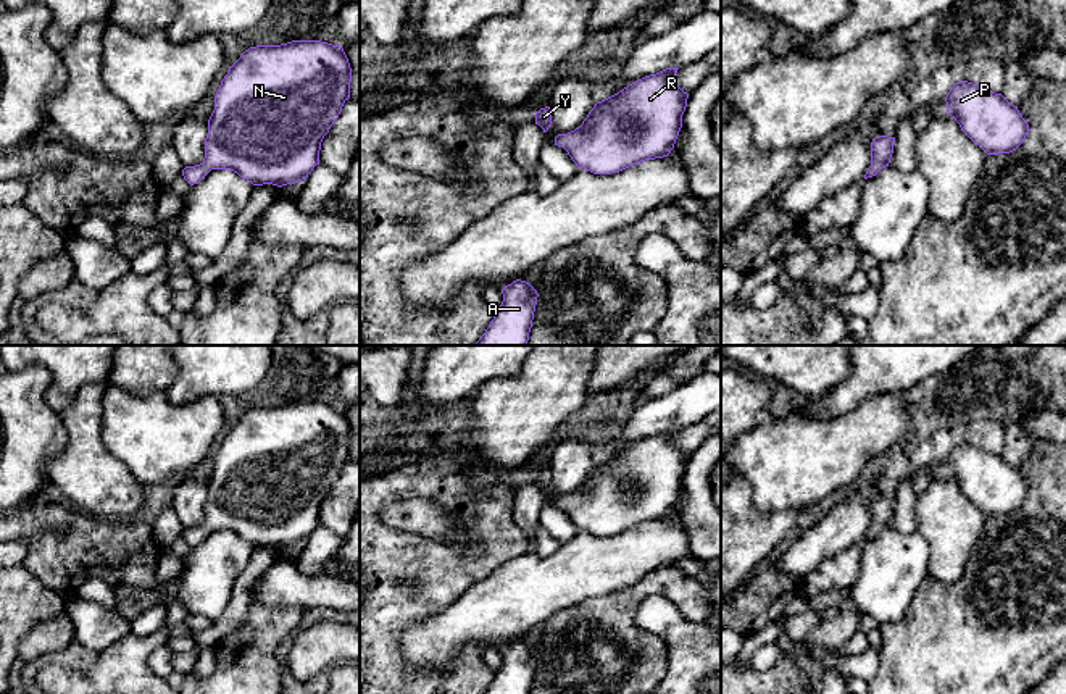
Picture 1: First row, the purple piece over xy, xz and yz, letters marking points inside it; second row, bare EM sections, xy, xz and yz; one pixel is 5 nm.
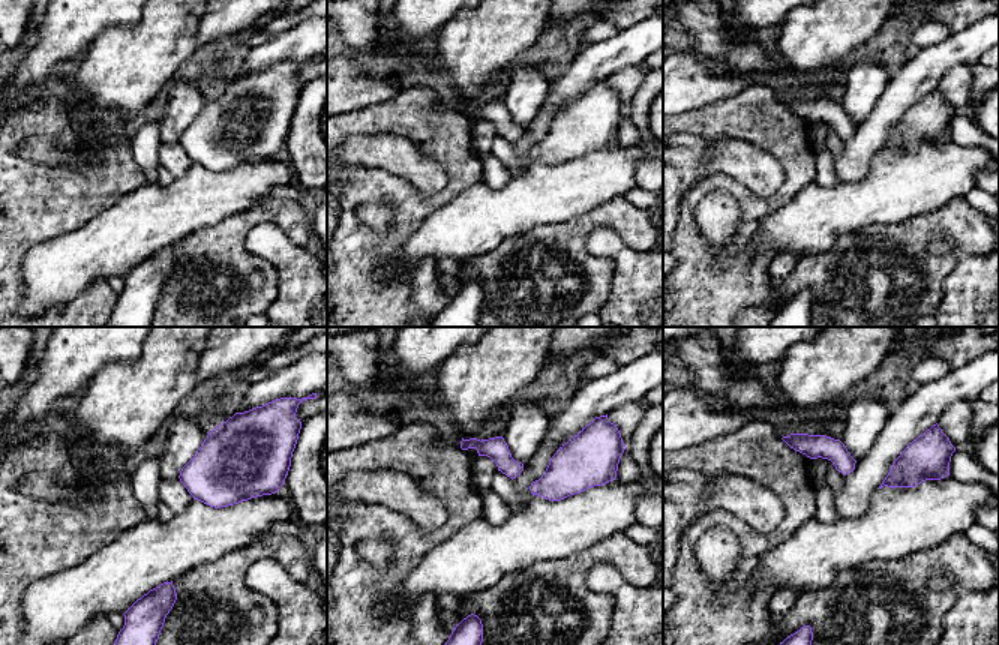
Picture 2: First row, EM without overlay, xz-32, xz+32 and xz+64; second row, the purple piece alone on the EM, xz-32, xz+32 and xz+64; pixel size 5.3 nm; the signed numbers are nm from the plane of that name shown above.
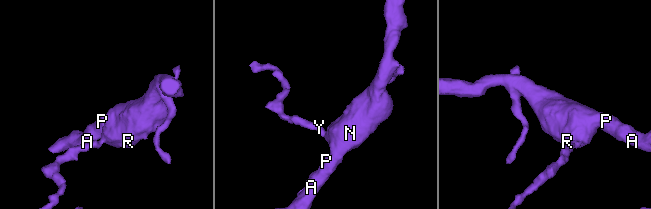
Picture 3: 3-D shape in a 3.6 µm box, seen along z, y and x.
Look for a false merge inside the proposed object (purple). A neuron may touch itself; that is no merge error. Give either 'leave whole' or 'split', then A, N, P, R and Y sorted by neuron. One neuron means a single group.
leave whole; groups A N P R Y

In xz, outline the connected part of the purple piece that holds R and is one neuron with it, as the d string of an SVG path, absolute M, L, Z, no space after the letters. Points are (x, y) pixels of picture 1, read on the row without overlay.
M666 429L645 437L597 463L579 489L555 499L555 507L563 508L577 529L593 536L619 534L640 523L668 518L682 489L689 460L689 455L674 442L677 431Z

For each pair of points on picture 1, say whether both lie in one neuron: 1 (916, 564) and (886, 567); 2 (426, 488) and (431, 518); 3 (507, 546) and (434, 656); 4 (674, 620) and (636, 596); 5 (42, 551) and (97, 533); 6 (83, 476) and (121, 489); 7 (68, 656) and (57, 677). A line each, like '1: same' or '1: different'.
1: same
2: different
3: different
4: different
5: same
6: same
7: different

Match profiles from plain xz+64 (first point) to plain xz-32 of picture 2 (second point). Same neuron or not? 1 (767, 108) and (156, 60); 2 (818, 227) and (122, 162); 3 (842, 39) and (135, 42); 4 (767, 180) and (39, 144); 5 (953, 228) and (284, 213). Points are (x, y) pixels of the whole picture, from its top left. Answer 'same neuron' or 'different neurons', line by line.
1: different neurons
2: different neurons
3: same neuron
4: same neuron
5: same neuron

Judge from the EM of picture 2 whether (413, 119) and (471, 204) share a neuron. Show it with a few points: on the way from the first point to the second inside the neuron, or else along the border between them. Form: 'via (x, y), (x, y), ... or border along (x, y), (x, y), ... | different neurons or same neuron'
border along (480, 182), (467, 186), (449, 203), (432, 212) | different neurons

